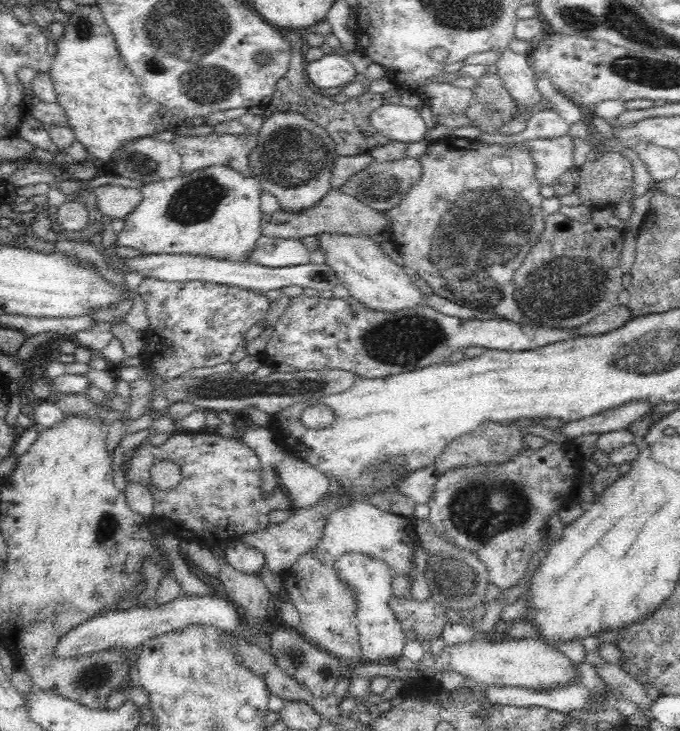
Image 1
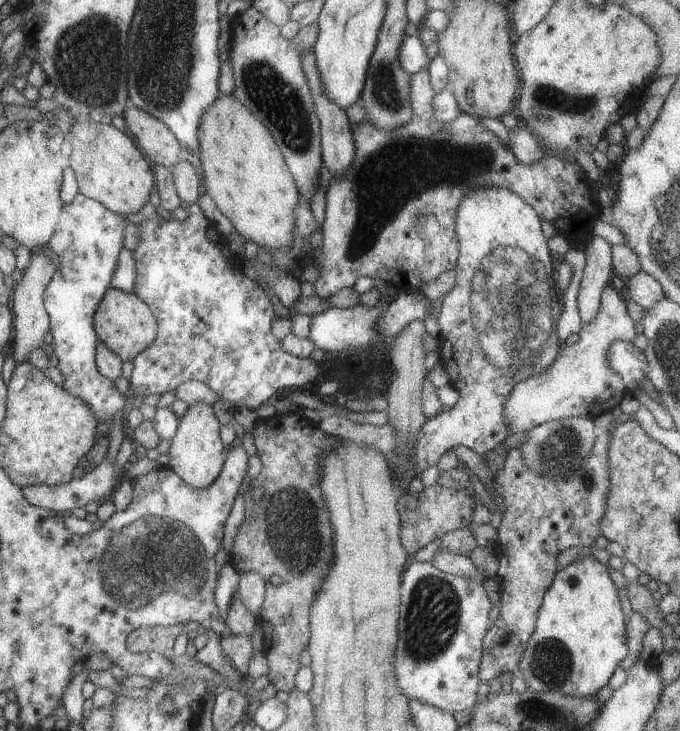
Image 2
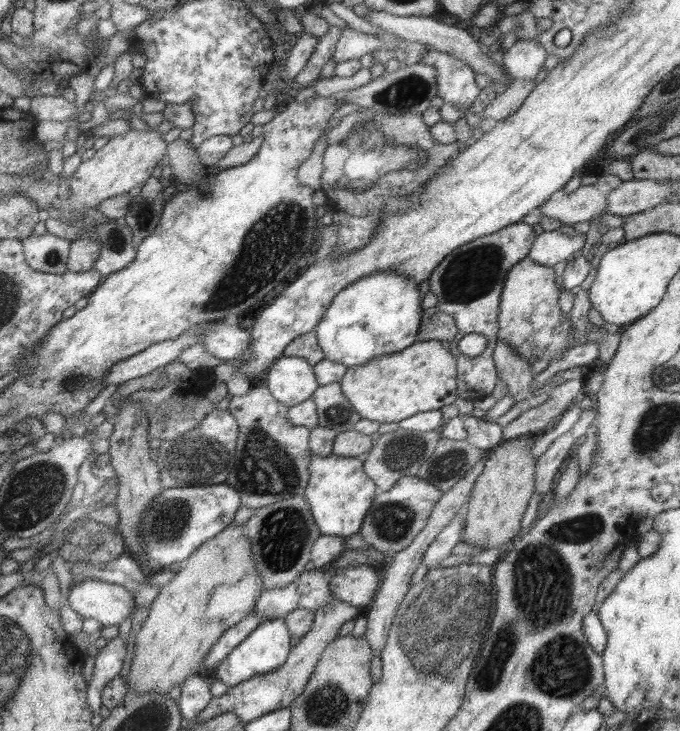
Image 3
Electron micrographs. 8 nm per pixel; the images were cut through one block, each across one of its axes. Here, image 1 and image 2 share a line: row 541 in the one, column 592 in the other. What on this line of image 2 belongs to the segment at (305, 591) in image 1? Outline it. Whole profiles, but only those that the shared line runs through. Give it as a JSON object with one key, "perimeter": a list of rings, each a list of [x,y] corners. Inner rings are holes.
{"perimeter":[[[610,283],[601,292],[599,310],[595,316],[587,322],[581,324],[577,334],[578,339],[573,344],[563,344],[555,360],[546,367],[543,372],[536,373],[521,380],[507,394],[503,402],[503,418],[509,428],[510,434],[521,434],[535,428],[538,424],[553,421],[565,417],[587,417],[595,419],[600,414],[611,412],[624,396],[624,384],[618,374],[611,372],[607,366],[605,350],[611,342],[631,341],[636,336],[634,322],[627,314],[625,308],[625,297],[623,292],[615,289]]]}

